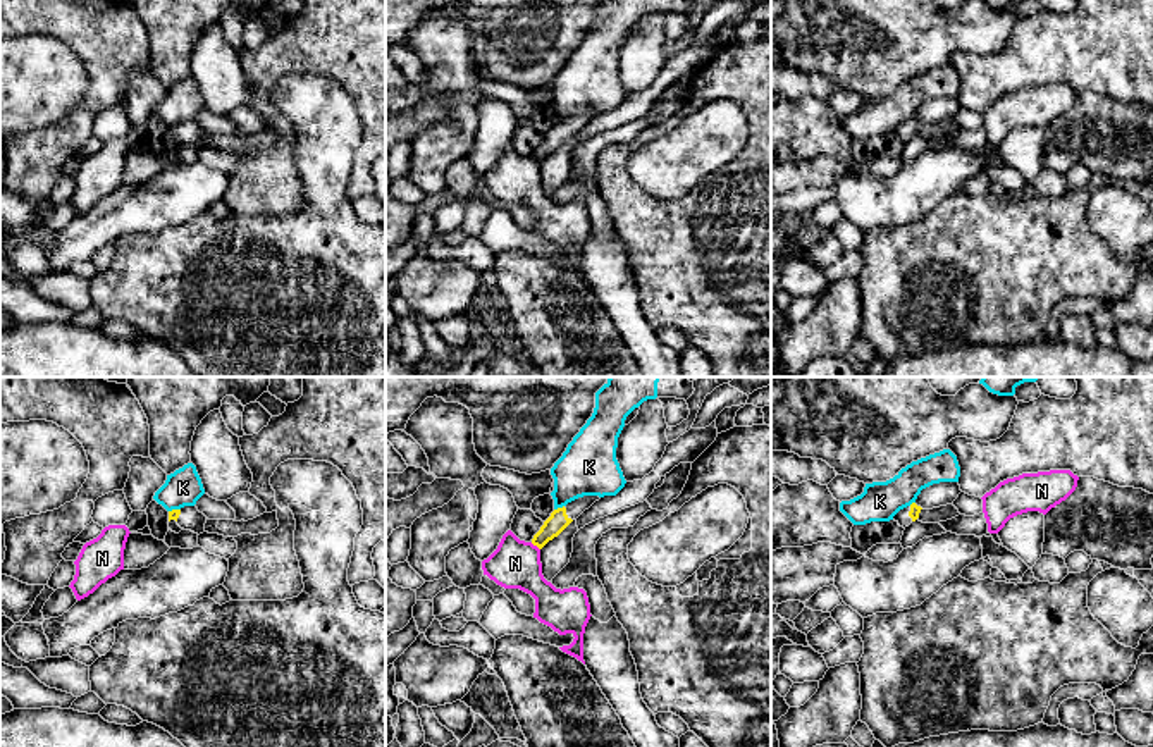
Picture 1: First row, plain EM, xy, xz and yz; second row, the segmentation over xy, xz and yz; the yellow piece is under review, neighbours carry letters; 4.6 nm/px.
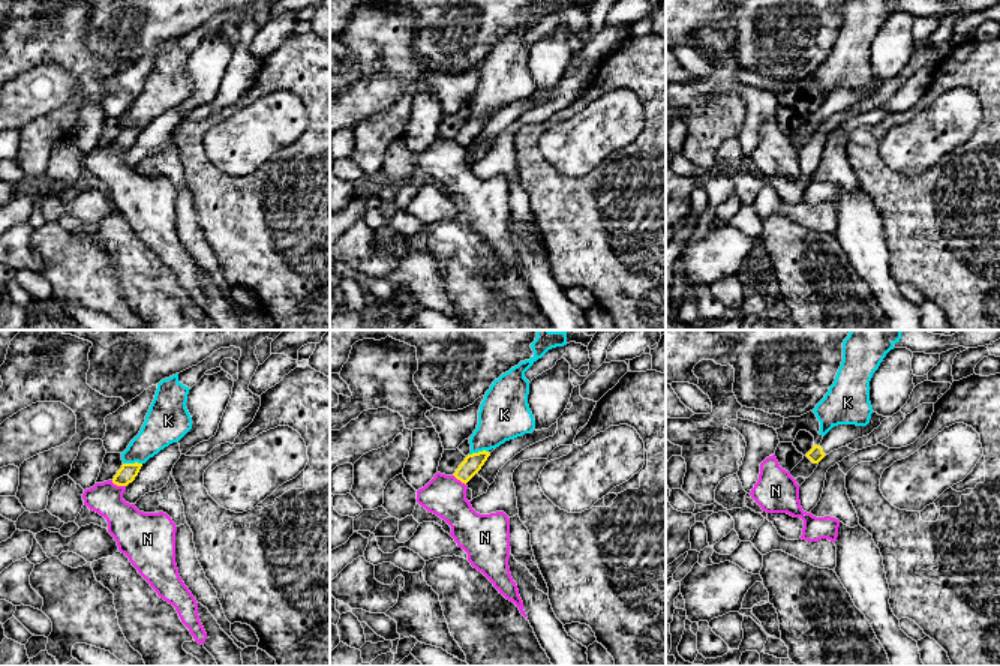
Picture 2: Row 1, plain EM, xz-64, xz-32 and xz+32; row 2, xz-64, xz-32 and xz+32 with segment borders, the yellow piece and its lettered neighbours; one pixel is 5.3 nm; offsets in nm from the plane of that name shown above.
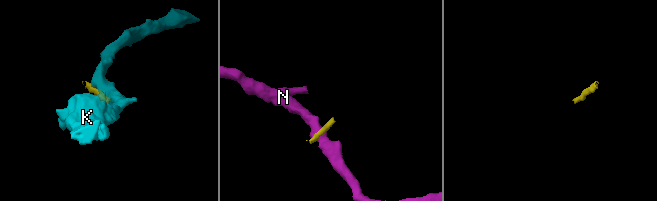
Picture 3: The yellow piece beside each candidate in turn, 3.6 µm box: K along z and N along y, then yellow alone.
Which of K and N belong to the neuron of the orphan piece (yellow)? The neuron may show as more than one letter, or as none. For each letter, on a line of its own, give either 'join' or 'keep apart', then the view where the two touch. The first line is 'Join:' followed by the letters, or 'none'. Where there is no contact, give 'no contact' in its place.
Join: none
K: keep apart; contact in xz
N: keep apart; contact in xz

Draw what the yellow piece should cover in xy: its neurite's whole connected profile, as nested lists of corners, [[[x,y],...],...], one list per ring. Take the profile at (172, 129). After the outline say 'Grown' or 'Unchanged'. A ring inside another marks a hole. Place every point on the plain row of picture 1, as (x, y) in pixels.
[[[196,120],[169,126],[169,136],[170,134],[176,134],[181,143],[191,145],[198,150],[205,146],[207,131],[200,127]]]. Grown

